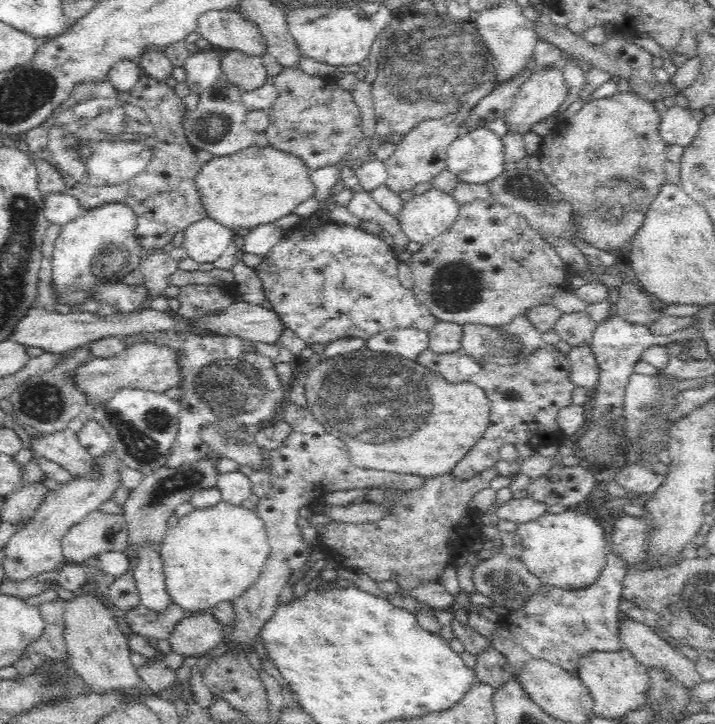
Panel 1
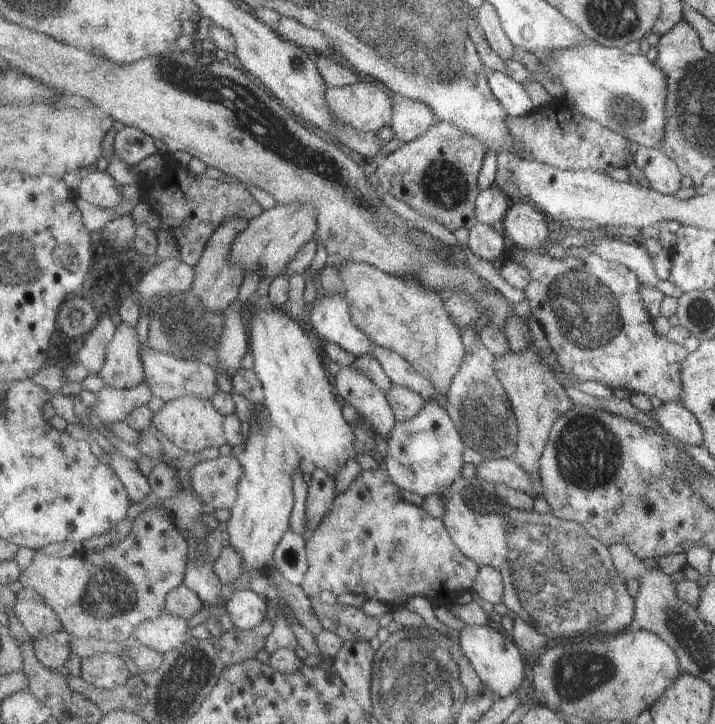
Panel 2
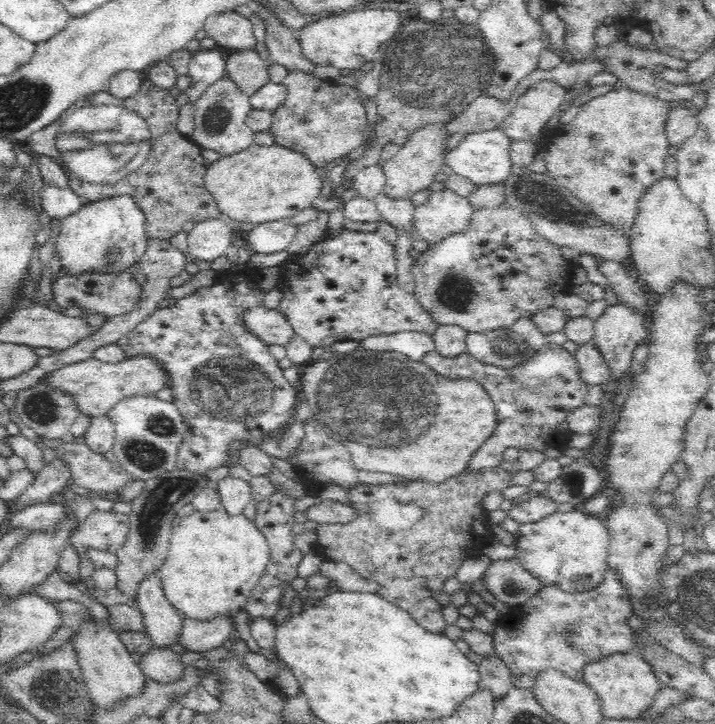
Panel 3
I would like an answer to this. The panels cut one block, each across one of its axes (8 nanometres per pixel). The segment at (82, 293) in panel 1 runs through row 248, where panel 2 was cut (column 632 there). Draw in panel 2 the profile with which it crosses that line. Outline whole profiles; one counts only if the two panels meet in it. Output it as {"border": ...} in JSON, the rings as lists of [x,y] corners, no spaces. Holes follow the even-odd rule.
{"border":[[[590,42],[562,49],[548,60],[538,58],[546,70],[565,87],[566,98],[590,118],[623,134],[645,147],[659,148],[665,138],[668,78],[660,68],[652,66],[644,56],[632,56],[617,49]]]}

